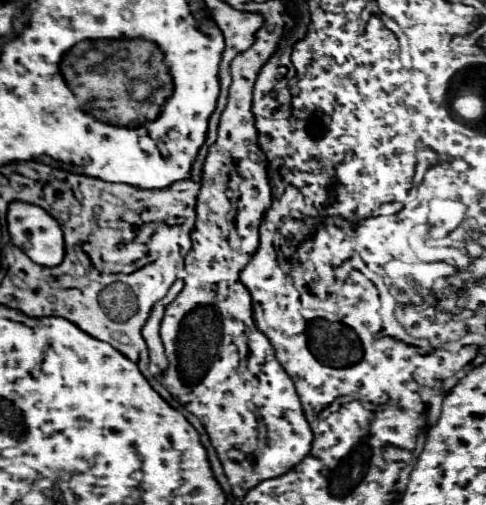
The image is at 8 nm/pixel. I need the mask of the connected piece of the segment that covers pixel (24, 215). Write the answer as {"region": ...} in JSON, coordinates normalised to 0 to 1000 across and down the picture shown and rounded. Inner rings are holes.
{"region":[[[25,402],[16,414],[16,457],[33,489],[41,489],[70,521],[91,529],[115,529],[132,513],[132,465],[119,438],[86,410],[62,402]]]}

